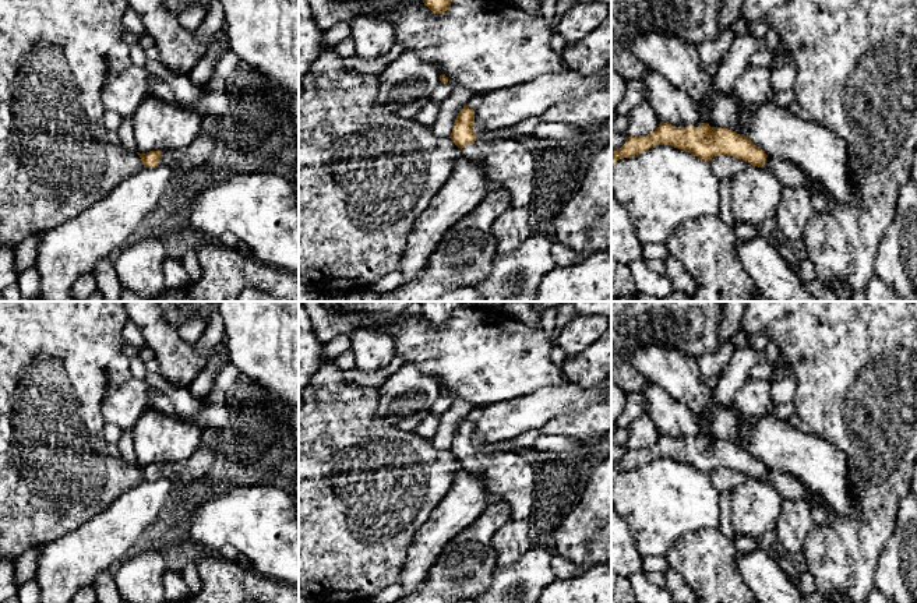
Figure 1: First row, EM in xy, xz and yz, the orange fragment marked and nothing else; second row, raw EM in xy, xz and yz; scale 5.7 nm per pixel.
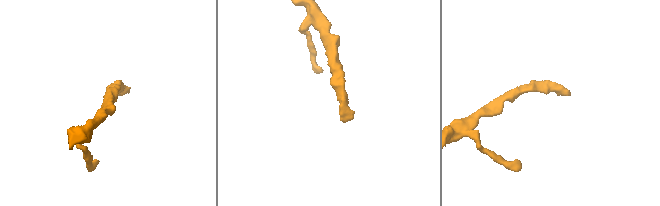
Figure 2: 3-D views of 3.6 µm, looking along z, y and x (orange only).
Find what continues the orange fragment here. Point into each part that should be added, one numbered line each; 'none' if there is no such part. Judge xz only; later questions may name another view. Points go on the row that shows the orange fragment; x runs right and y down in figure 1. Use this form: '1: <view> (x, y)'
1: xz (508, 162)

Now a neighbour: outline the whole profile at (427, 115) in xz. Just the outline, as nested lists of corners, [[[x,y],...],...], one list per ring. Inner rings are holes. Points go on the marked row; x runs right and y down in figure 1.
[[[428,100],[426,106],[417,113],[415,120],[422,126],[431,127],[437,120],[438,110],[440,105]]]

